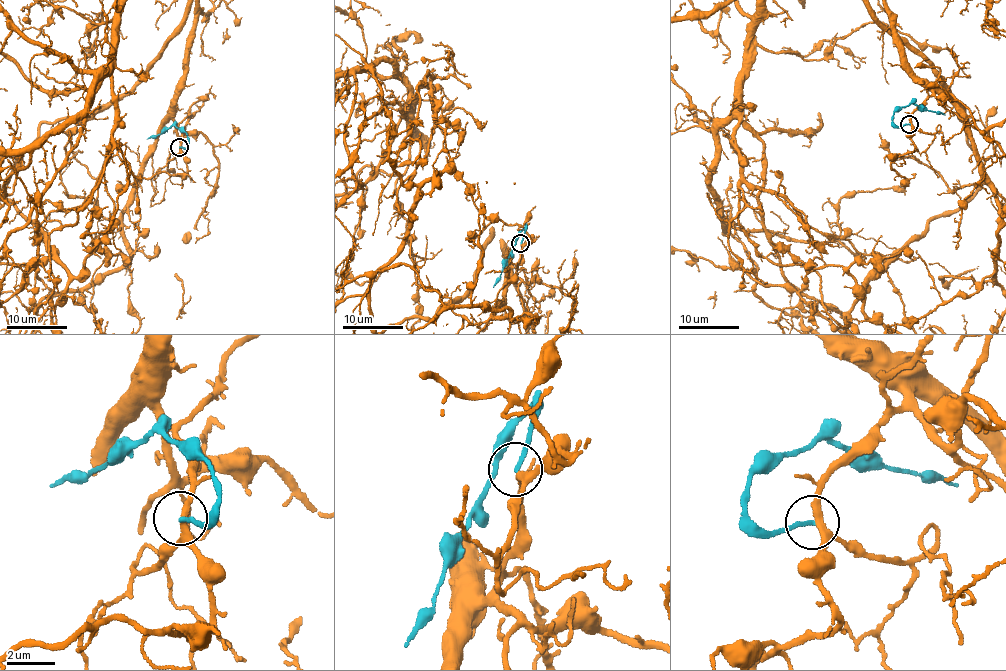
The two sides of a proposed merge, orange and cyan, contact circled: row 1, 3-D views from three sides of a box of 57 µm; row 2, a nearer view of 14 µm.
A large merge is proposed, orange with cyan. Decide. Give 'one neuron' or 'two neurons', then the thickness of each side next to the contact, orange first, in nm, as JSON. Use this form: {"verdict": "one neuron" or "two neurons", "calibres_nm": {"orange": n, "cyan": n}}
{"verdict": "two neurons", "calibres_nm": {"orange": 240, "cyan": 180}}

